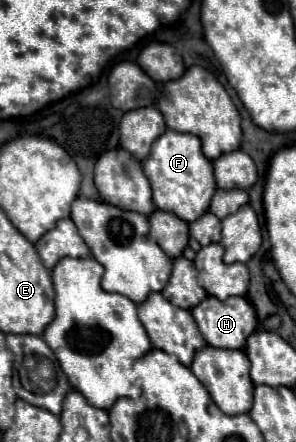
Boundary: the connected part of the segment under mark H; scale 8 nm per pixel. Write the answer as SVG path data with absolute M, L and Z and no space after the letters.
M206 297L192 309L206 343L220 349L244 349L246 337L256 329L256 311L246 297L220 301Z

